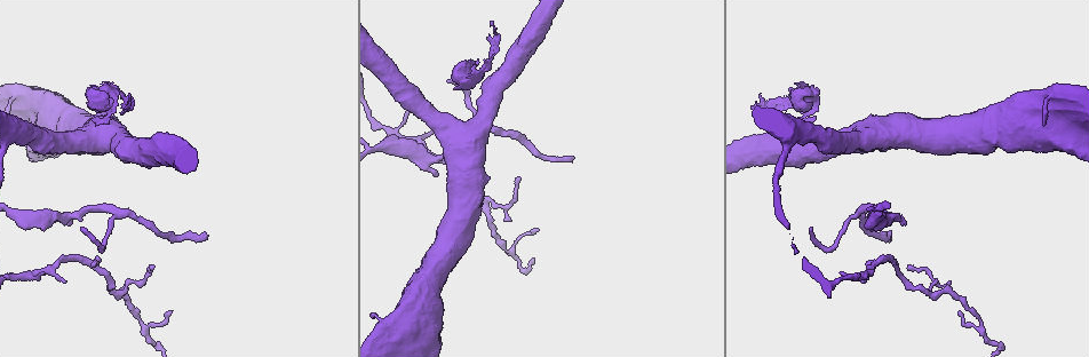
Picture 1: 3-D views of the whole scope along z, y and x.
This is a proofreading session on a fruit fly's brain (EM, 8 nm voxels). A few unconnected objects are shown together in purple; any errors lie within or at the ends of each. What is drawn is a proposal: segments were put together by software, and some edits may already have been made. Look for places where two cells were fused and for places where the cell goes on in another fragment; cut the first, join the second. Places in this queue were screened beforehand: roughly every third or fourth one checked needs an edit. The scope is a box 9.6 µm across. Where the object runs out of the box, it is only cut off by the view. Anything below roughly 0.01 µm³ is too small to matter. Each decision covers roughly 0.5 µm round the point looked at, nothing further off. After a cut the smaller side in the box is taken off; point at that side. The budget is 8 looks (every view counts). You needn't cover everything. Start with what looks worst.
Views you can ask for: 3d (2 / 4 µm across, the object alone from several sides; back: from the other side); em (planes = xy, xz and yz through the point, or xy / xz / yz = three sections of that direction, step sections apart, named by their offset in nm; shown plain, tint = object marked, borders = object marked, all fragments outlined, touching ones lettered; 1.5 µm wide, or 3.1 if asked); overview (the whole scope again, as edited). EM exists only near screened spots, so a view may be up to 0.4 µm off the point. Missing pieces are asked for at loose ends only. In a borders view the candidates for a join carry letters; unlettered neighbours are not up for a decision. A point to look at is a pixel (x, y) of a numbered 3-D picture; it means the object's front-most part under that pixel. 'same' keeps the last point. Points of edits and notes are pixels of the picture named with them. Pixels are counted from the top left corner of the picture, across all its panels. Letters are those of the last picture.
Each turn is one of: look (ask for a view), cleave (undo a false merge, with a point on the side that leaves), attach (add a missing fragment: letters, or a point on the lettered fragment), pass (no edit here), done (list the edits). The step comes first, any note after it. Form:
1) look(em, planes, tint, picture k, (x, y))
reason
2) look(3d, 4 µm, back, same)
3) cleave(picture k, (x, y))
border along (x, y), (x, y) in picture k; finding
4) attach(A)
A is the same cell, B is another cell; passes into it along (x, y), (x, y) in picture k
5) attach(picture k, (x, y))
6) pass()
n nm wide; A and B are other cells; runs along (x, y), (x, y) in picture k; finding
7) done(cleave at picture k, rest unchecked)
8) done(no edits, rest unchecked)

look(em, xy, step 4, tint, picture 1, (574, 158))
an open end

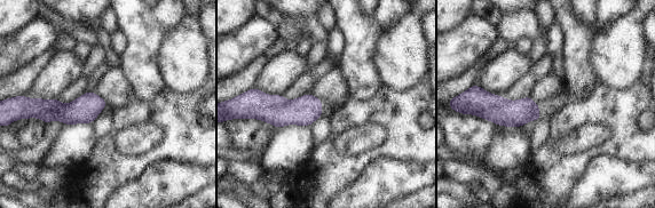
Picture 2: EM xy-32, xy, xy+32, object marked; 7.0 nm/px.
look(em, planes, borders, same)

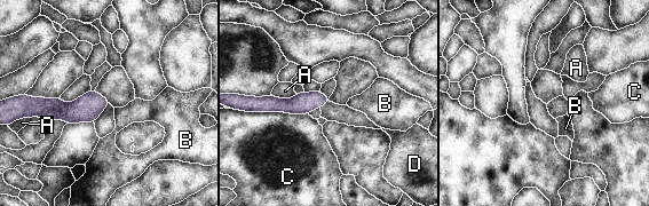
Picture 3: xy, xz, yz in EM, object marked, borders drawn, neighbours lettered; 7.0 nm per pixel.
attach(D)
C touches over 420 nm; D is the same cell, A, B and C are other cells; the cell continues

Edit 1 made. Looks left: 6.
look(em, planes, borders, picture 1, (170, 311))
an open end

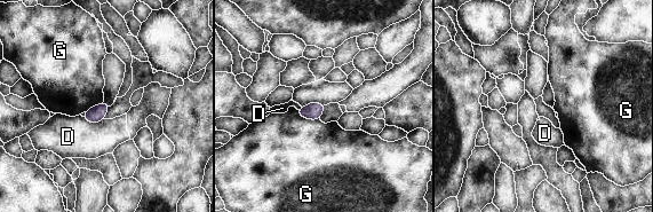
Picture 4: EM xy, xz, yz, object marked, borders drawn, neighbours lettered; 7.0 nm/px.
pass()
D and G are other cells; no lettered fragment goes on from it

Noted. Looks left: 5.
done(attach at picture 3, rest unchecked)

